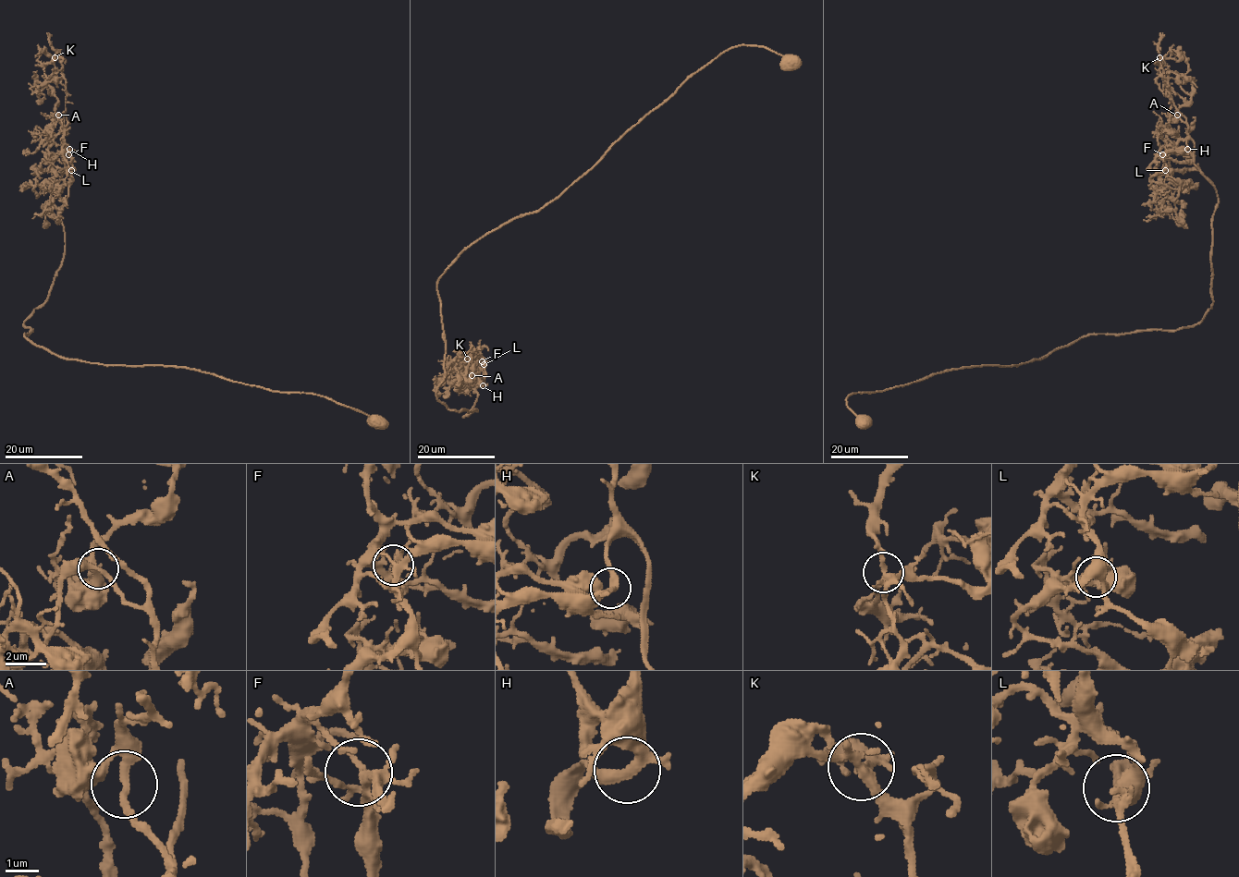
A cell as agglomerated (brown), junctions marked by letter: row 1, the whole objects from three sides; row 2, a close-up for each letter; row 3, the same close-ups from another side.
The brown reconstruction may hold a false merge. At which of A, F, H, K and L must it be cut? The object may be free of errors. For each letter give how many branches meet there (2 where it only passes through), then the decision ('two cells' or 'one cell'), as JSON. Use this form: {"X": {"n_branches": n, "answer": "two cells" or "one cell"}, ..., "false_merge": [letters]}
{"A": {"n_branches": 3, "answer": "one cell"}, "F": {"n_branches": 4, "answer": "one cell"}, "H": {"n_branches": 3, "answer": "one cell"}, "K": {"n_branches": 4, "answer": "one cell"}, "L": {"n_branches": 3, "answer": "one cell"}, "false_merge": []}

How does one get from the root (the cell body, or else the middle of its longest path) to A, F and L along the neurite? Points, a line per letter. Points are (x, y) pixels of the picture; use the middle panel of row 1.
A: (788, 62), (724, 51), (558, 197), (471, 243), (437, 284), (436, 398), (478, 410), (463, 416), (471, 375)
F: (788, 62), (724, 51), (558, 197), (471, 243), (437, 284), (436, 398), (478, 410), (463, 416), (482, 361)
L: (788, 62), (724, 51), (558, 197), (471, 243), (437, 284), (436, 398), (478, 410), (463, 416), (484, 364)

